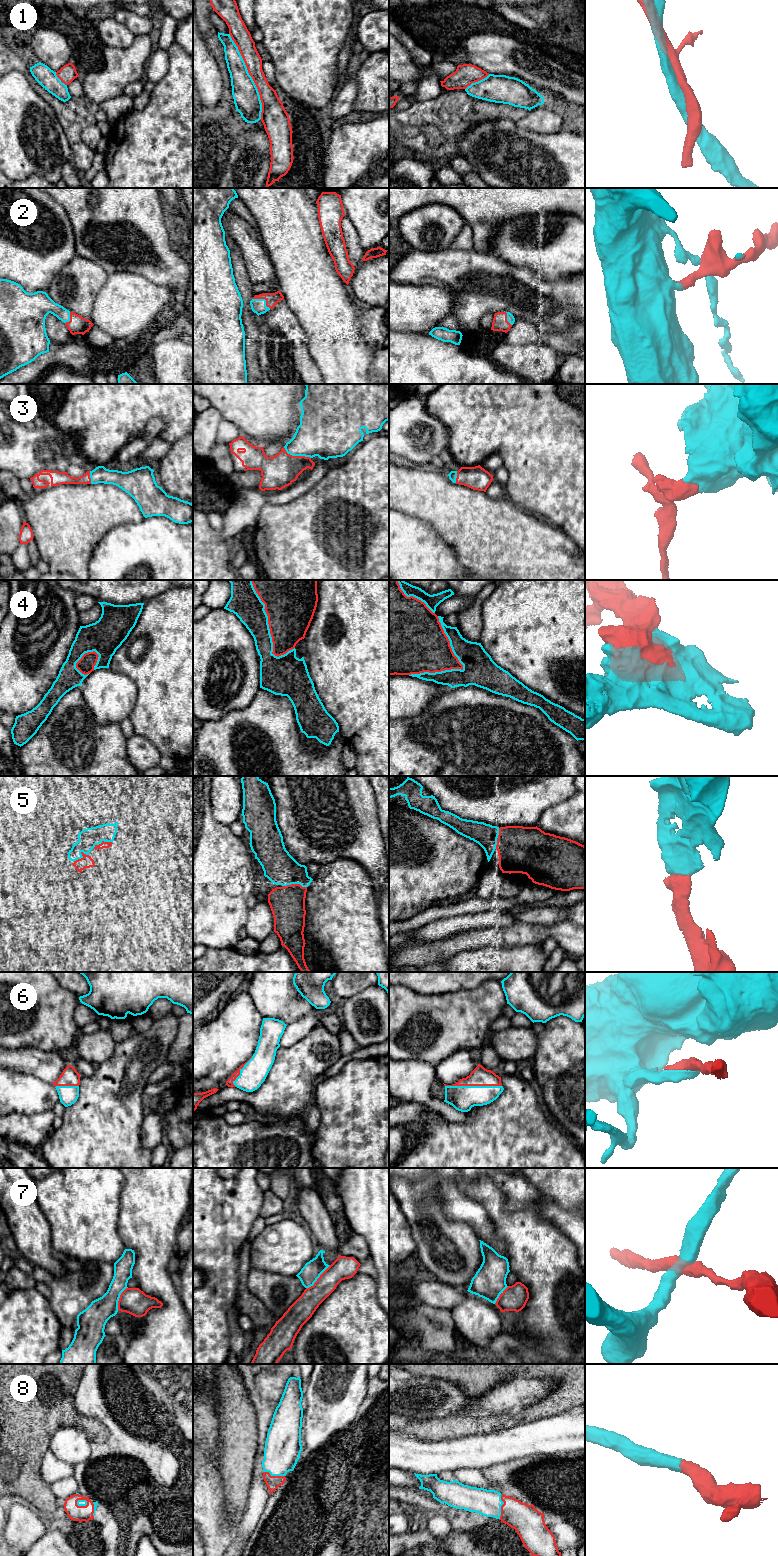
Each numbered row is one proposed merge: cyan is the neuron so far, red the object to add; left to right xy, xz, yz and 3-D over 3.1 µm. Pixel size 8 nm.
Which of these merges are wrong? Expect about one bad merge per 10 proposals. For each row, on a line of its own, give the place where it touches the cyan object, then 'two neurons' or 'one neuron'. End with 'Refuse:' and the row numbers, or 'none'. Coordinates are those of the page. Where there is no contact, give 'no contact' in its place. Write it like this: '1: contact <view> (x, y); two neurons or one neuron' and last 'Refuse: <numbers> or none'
1: contact xz (250, 76); one neuron
2: contact xz (264, 299); one neuron
3: contact xz (296, 455); one neuron
4: contact yz (460, 669); one neuron
5: contact xz (295, 883); one neuron
6: contact yz (473, 1086); one neuron
7: contact xz (318, 1277); two neurons
8: contact yz (501, 1505); one neuron
Refuse: 7

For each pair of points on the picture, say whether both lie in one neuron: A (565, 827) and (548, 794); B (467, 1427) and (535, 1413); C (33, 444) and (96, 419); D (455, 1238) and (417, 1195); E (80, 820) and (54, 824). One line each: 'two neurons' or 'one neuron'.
A: two neurons
B: one neuron
C: two neurons
D: one neuron
E: two neurons

